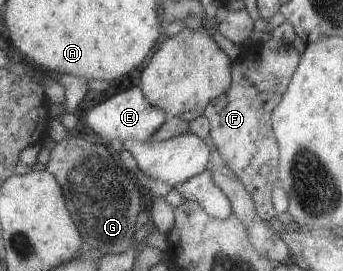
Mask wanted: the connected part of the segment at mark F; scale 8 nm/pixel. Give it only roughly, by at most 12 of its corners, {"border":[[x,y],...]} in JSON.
{"border":[[284,44],[232,62],[204,116],[257,215],[278,212],[271,114],[301,55]]}

